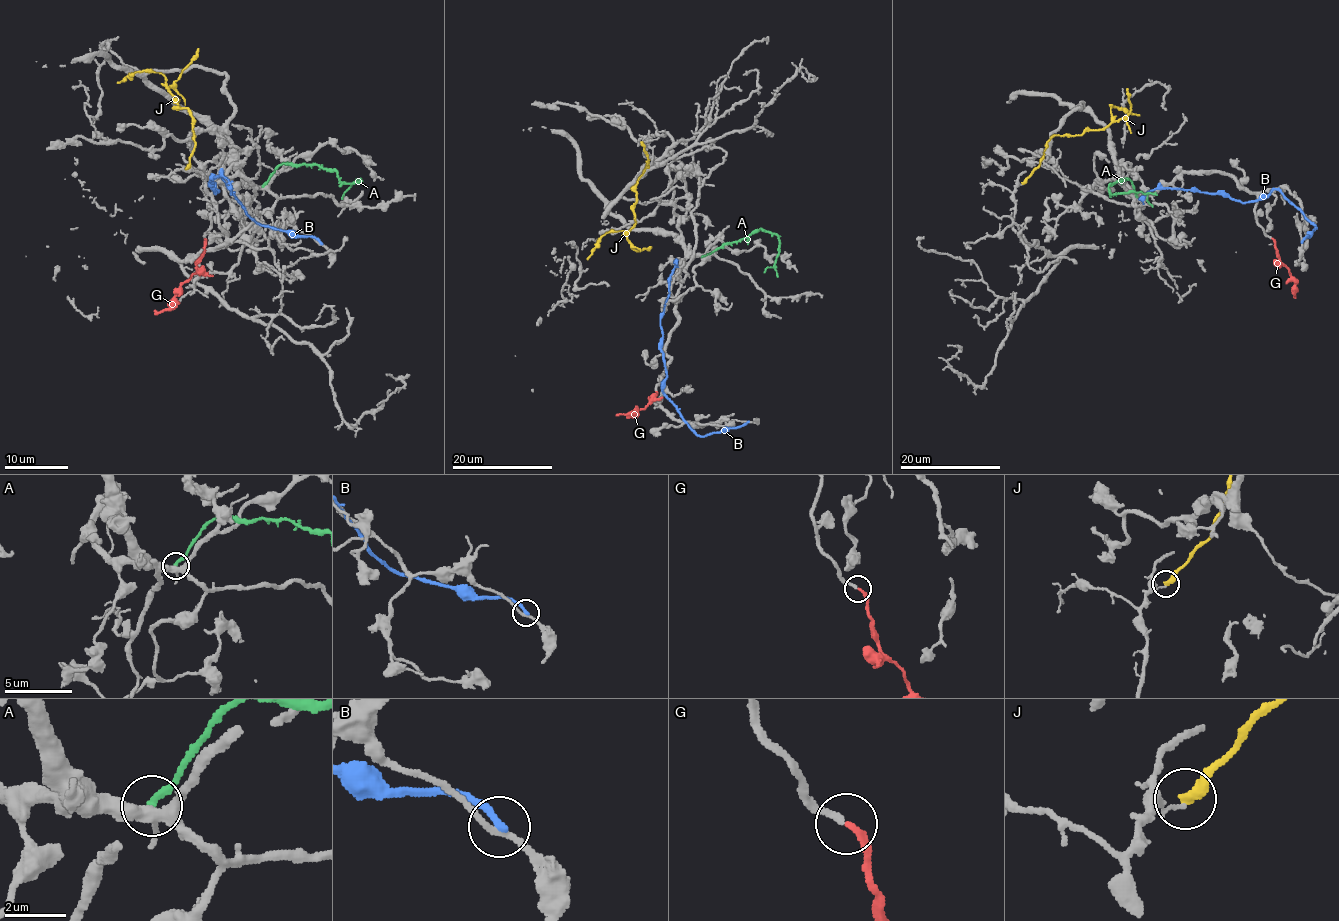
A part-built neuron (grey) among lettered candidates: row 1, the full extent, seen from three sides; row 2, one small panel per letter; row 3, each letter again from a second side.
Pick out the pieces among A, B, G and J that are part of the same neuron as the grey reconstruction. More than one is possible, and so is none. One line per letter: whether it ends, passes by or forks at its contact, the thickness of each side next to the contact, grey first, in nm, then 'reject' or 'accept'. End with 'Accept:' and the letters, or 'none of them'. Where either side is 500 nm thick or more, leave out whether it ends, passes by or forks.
A: it ends there; 360 nm thick on the grey side, 240 nm on the other; reject
B: it ends there; 180 nm thick on the grey side, 280 nm on the other; reject
G: it ends there; 240 nm thick on the grey side, 200 nm on the other; accept
J: it ends there; 110 nm thick on the grey side, 400 nm on the other; reject
Accept: G

